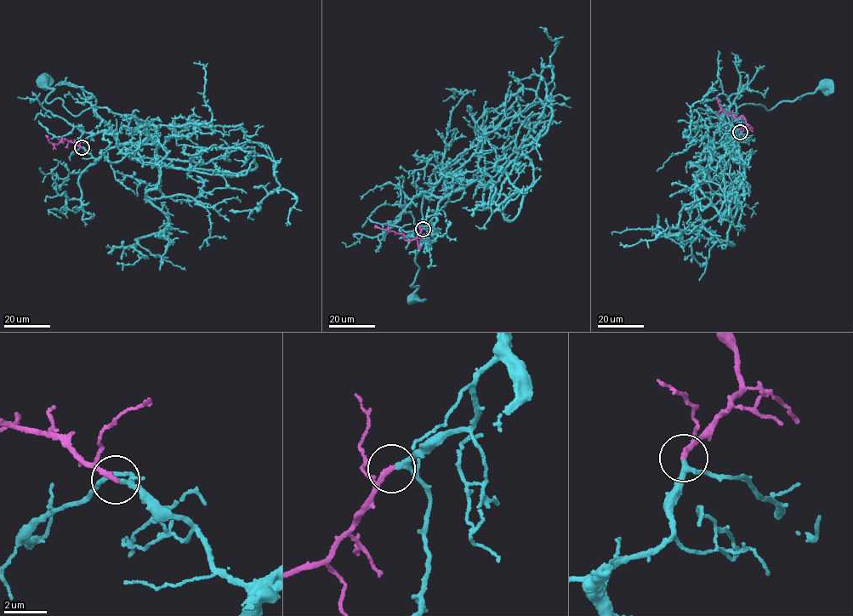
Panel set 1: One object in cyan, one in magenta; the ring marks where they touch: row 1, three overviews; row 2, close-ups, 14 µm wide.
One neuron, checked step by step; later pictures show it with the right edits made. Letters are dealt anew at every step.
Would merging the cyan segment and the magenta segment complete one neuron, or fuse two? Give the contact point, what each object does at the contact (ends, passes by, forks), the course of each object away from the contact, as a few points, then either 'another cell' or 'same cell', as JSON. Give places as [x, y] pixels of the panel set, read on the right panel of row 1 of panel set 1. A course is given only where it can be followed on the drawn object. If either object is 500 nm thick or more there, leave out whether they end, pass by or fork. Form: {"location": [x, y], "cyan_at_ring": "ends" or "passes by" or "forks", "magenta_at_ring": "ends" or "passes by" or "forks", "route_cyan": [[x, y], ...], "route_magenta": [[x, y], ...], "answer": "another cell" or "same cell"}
{"location": [740, 132], "cyan_at_ring": "passes by", "magenta_at_ring": "ends", "route_cyan": [[740, 132], [730, 145], [739, 152], [727, 112], [753, 103], [770, 110], [822, 85]], "route_magenta": [[740, 132], [746, 125], [743, 116], [736, 117], [724, 111], [719, 105], [718, 96]], "answer": "same cell"}

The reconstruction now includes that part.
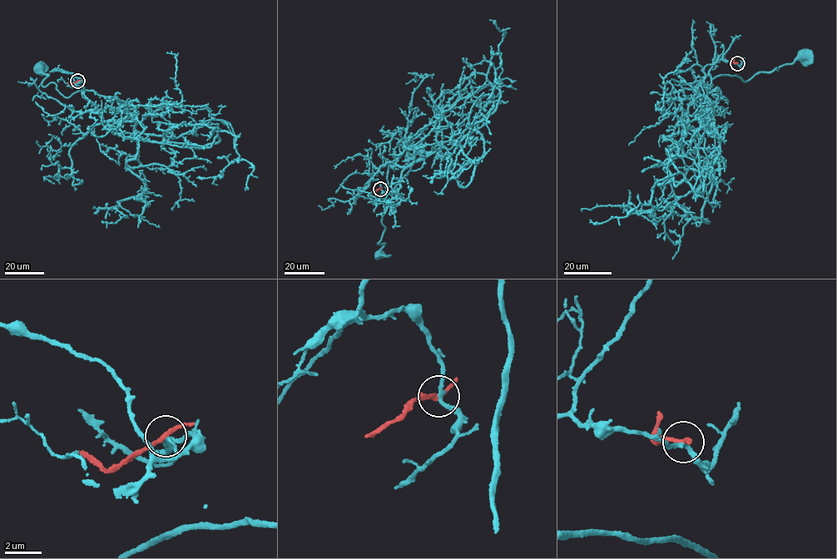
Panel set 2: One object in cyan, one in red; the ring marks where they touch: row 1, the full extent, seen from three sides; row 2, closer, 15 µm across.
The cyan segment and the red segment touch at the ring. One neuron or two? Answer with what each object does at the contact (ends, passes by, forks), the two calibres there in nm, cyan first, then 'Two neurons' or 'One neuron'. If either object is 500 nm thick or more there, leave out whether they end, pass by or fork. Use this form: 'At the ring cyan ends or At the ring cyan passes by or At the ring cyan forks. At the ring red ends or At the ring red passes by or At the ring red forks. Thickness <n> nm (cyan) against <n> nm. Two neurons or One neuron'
At the ring cyan passes by. At the ring red passes by. Thickness 200 nm (cyan) against 220 nm. Two neurons

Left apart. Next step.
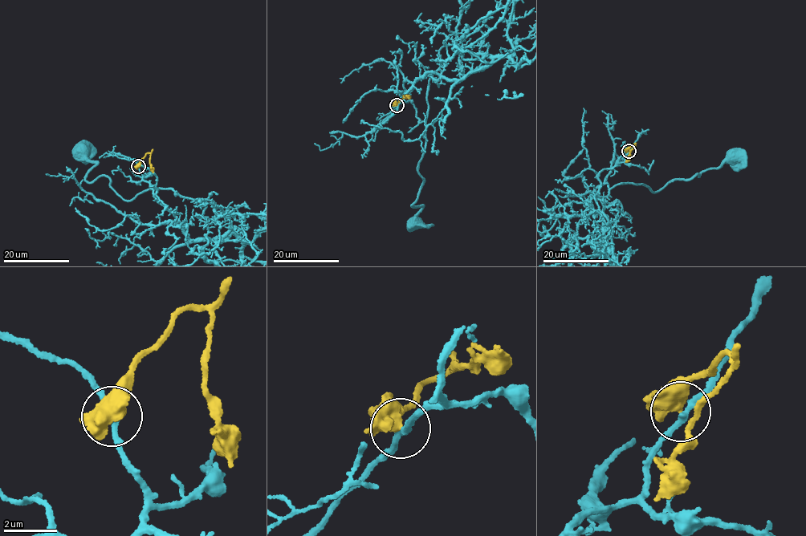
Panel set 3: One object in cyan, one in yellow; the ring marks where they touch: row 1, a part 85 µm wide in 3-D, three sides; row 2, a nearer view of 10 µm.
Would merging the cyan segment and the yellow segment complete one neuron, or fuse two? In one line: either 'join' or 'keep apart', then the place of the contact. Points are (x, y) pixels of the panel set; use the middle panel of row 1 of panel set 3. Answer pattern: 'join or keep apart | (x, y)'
keep apart | (396, 105)

